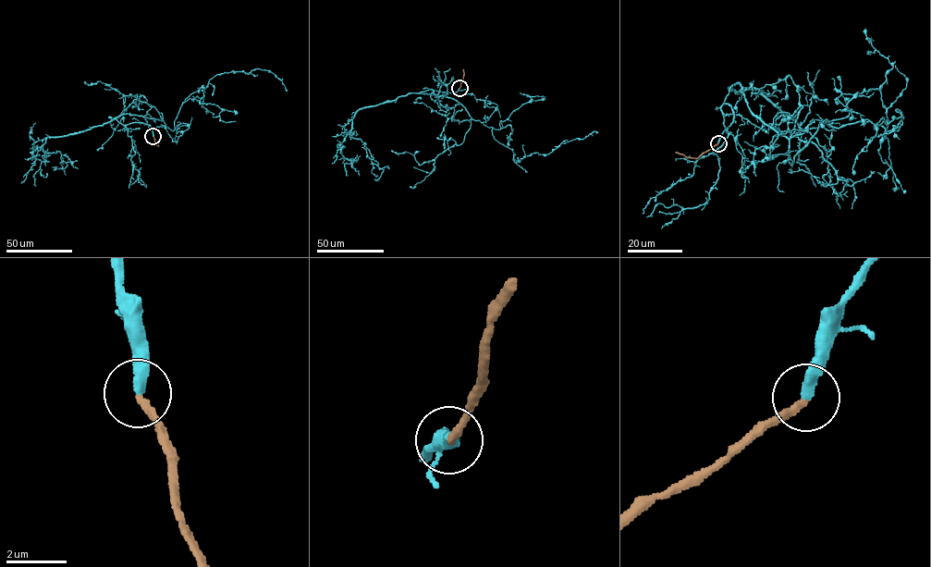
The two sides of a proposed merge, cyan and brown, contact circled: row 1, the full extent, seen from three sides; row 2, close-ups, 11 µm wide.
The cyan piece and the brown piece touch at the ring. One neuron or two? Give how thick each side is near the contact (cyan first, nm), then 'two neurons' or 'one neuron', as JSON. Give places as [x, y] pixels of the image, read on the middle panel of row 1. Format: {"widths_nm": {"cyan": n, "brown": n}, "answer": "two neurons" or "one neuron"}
{"widths_nm": {"cyan": 360, "brown": 240}, "answer": "one neuron"}

